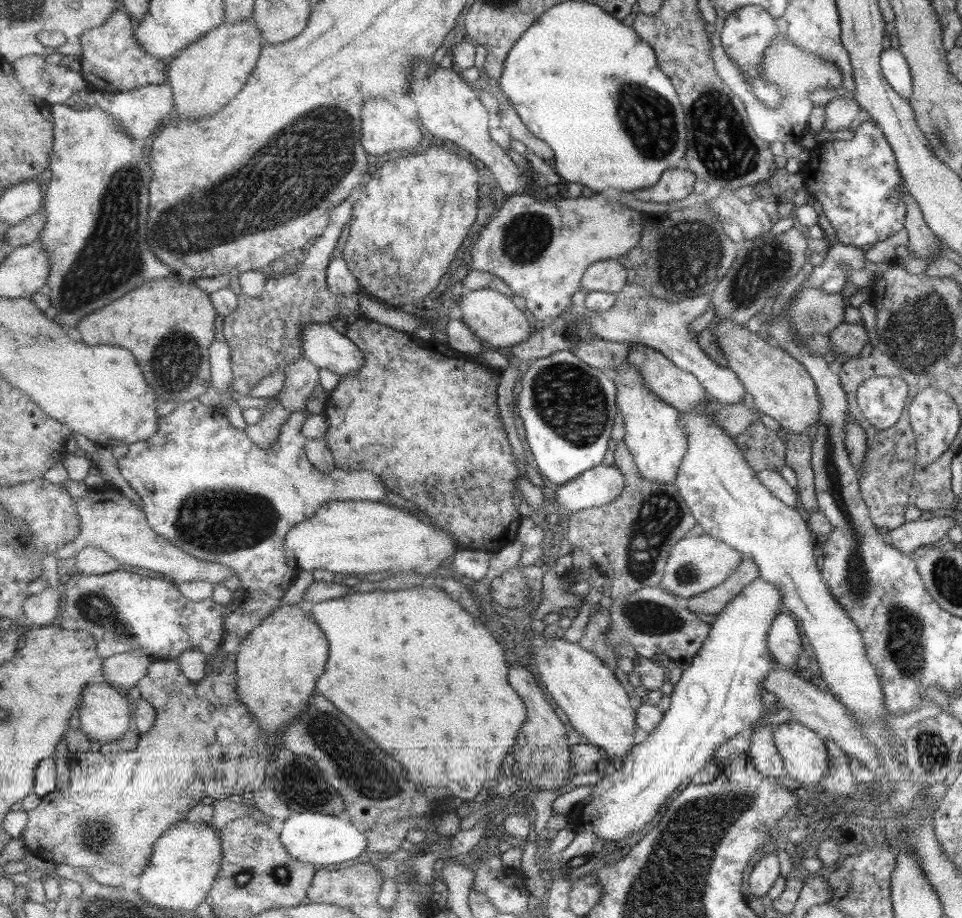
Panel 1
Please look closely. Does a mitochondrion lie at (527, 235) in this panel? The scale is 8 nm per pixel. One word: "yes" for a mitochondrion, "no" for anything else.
yes

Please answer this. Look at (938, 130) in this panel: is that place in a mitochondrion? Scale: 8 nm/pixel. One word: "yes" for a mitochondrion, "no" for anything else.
yes

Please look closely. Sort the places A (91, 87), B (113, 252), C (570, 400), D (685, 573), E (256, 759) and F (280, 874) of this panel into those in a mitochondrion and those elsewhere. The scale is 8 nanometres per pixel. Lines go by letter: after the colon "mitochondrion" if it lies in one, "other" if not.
A: other
B: mitochondrion
C: mitochondrion
D: mitochondrion
E: other
F: mitochondrion

